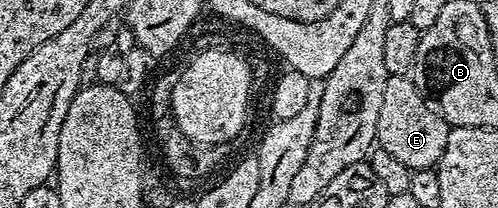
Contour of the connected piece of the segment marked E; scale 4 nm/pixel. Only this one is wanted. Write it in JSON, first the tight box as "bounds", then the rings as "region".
{"bounds":[376,75,449,172],"region":[[[389,75],[386,93],[382,93],[382,110],[378,112],[376,143],[379,150],[390,153],[412,172],[435,168],[446,149],[449,130],[439,110],[429,102],[424,92],[416,88],[408,75]]]}

